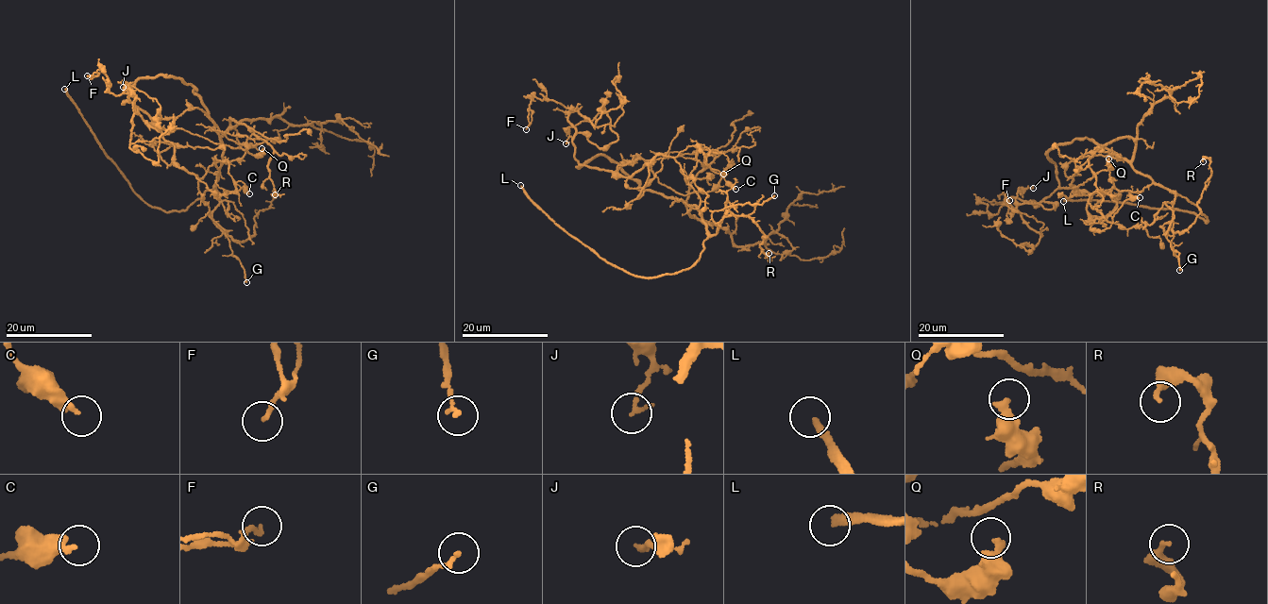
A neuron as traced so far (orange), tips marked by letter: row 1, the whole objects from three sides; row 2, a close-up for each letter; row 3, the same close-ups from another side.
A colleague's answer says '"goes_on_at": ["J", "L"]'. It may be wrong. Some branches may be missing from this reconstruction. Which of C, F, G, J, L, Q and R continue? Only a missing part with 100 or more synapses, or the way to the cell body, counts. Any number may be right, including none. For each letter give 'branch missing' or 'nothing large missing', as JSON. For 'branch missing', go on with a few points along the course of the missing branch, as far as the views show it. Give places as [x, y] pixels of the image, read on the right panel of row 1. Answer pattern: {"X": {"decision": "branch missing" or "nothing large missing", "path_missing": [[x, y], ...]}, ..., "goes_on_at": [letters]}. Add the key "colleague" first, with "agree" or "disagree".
{"colleague": "disagree", "C": {"decision": "nothing large missing"}, "F": {"decision": "nothing large missing"}, "G": {"decision": "nothing large missing"}, "J": {"decision": "nothing large missing"}, "L": {"decision": "branch missing", "path_missing": [[1063, 201], [1016, 202], [988, 198]]}, "Q": {"decision": "nothing large missing"}, "R": {"decision": "nothing large missing"}, "goes_on_at": ["L"]}

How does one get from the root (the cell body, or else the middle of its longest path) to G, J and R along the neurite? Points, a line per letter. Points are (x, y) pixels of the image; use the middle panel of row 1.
G: (664, 195), (694, 205), (711, 234), (718, 226), (714, 211), (748, 202), (761, 204), (774, 195)
J: (664, 195), (605, 156), (577, 167), (578, 132), (600, 147), (617, 139), (603, 109), (566, 143)
R: (664, 195), (694, 205), (711, 234), (725, 217), (752, 218), (766, 236), (759, 246), (769, 260), (769, 253)

